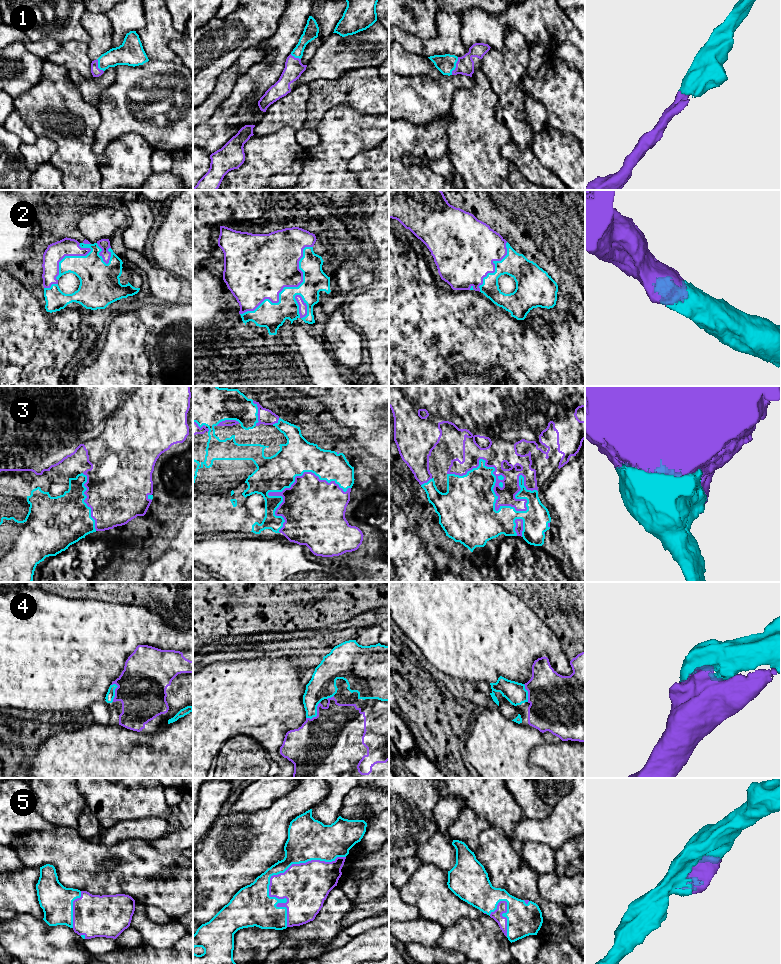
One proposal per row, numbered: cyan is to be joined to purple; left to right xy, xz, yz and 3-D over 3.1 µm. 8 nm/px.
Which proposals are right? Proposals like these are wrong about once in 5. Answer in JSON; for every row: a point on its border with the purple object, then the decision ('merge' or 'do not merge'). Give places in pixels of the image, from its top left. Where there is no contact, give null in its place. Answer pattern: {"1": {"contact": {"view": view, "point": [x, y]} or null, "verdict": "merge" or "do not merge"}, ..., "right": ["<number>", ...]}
{"1": {"contact": {"view": "yz", "point": [456, 66]}, "verdict": "merge"}, "2": {"contact": {"view": "xz", "point": [287, 286]}, "verdict": "merge"}, "3": {"contact": {"view": "yz", "point": [497, 510]}, "verdict": "merge"}, "4": {"contact": {"view": "xz", "point": [317, 714]}, "verdict": "merge"}, "5": {"contact": {"view": "xz", "point": [270, 878]}, "verdict": "merge"}, "right": ["1", "2", "3", "4", "5"]}

